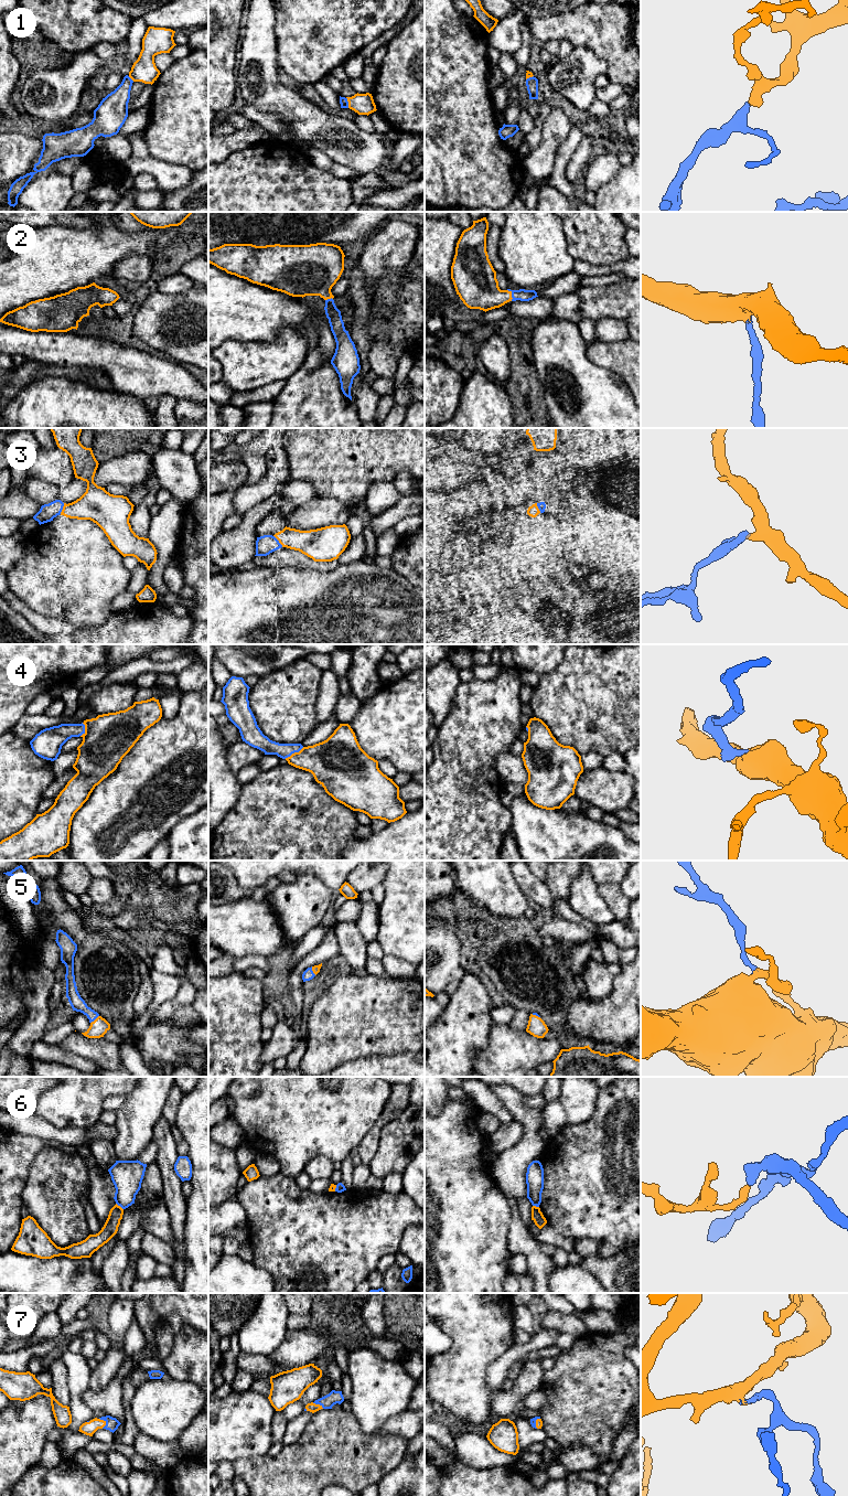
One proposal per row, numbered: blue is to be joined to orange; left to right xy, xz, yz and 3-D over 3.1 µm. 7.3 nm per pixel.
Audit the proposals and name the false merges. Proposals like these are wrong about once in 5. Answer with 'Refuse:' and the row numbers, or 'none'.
Refuse: 3, 6

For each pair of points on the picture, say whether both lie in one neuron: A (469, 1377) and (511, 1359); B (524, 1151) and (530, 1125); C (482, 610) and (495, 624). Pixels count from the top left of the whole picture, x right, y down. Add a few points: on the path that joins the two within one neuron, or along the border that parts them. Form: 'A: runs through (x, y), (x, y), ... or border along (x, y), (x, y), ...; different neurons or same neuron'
A: border along (505, 1352), (486, 1369), (486, 1385), (489, 1388); different neurons
B: runs through (530, 1144), (530, 1132); same neuron
C: runs through (485, 613), (493, 621); same neuron

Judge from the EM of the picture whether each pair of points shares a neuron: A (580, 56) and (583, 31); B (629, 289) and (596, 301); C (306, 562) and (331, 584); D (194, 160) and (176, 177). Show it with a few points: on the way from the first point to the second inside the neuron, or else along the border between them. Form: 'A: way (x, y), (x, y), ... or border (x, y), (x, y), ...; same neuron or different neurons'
A: border (573, 46), (588, 46), (603, 60); different neurons
B: way (621, 297), (618, 300), (603, 301); same neuron
C: border (286, 566), (311, 568); different neurons
D: border (162, 160), (169, 163), (183, 164), (194, 171); different neurons

